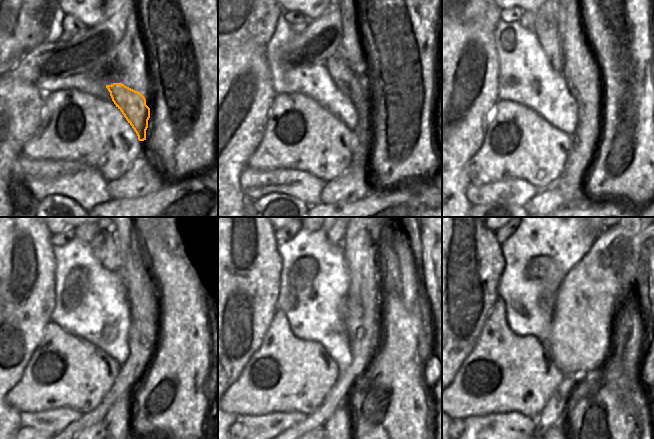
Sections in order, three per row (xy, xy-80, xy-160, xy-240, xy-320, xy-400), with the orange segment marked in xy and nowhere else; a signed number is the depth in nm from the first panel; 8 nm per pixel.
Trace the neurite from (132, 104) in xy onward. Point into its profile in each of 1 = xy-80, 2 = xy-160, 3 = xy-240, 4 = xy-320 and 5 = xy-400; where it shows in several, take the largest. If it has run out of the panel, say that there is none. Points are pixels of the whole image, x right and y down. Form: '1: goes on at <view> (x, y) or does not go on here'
1: goes on at xy-80 (346, 80)
2: goes on at xy-160 (546, 26)
3: goes on at xy-240 (103, 245)
4: goes on at xy-320 (336, 237)
5: does not go on here

